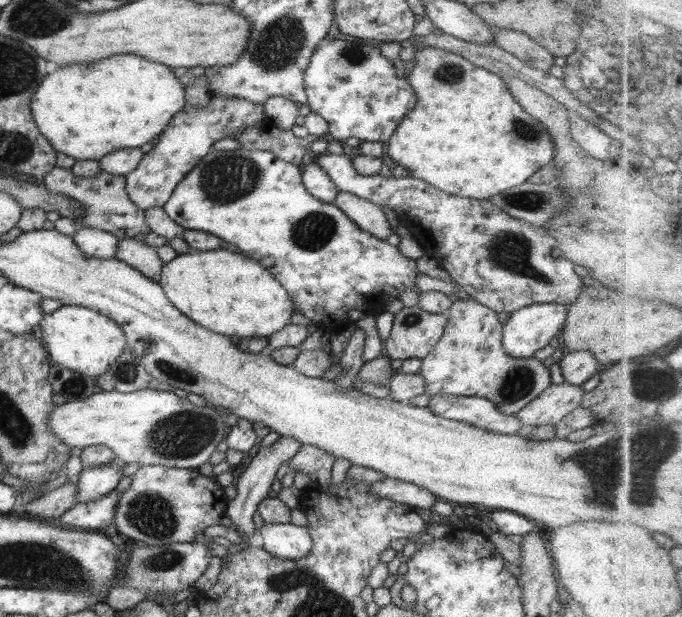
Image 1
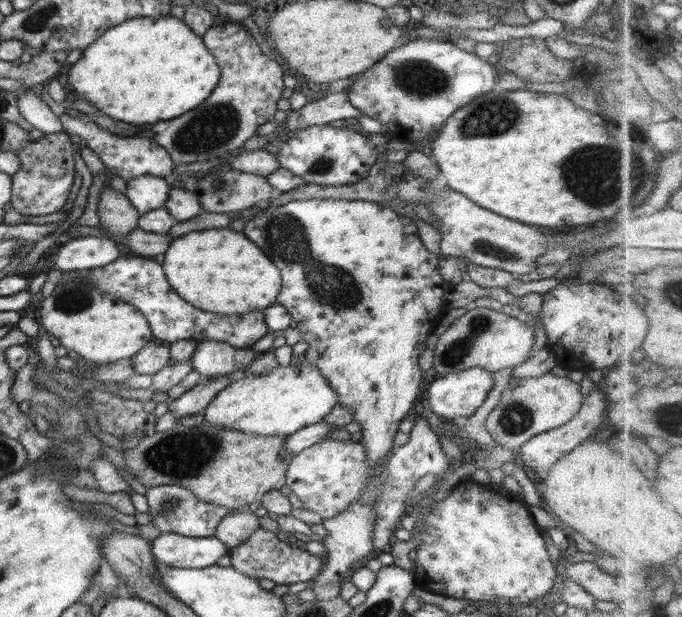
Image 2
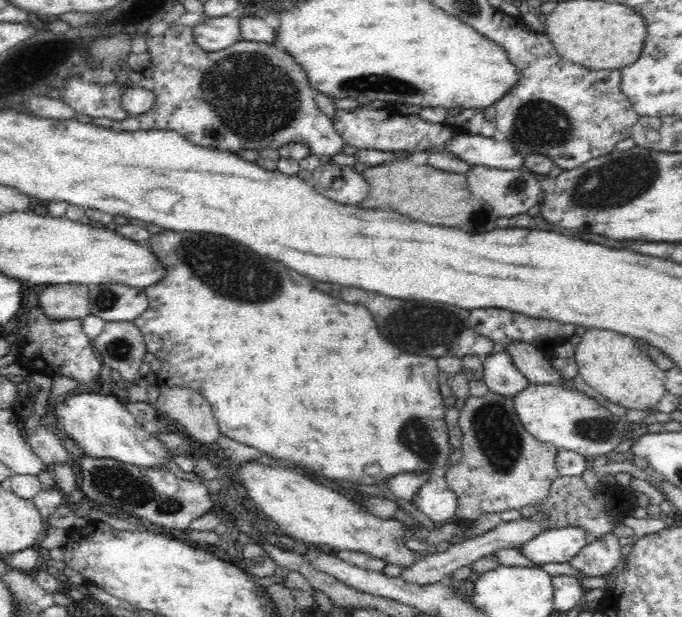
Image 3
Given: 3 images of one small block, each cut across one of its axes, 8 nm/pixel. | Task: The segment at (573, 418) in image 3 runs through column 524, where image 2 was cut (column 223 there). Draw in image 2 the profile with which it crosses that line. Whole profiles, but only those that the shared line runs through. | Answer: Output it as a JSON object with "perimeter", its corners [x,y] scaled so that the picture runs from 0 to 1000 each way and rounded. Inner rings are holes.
{"perimeter":[[[409,590],[396,605],[375,608],[364,603],[334,622],[304,655],[298,684],[317,694],[342,694],[361,703],[421,707],[472,682],[496,656],[494,642],[459,590]]]}

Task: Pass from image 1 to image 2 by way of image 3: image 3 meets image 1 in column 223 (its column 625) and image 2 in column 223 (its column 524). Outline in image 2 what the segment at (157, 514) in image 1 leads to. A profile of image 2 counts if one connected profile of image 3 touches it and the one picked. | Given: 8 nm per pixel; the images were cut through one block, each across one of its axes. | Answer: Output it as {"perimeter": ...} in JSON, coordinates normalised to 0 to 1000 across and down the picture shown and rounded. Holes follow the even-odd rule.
{"perimeter":[[[260,784],[218,789],[213,804],[218,820],[217,836],[236,864],[265,865],[279,872],[314,870],[320,849],[336,830],[331,822],[292,809],[277,791]]]}

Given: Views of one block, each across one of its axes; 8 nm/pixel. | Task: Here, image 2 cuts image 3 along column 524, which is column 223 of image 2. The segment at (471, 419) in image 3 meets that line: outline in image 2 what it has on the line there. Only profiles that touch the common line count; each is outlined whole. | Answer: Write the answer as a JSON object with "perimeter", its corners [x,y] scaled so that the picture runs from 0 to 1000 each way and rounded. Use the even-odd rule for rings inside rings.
{"perimeter":[[[260,684],[246,697],[208,708],[199,724],[183,728],[180,744],[186,762],[214,791],[260,784],[277,791],[292,809],[321,817],[337,828],[381,814],[391,797],[408,796],[419,784],[419,759],[431,739],[415,724],[419,712],[421,707],[378,707],[342,694],[317,694],[304,684],[290,692],[273,692]]]}

